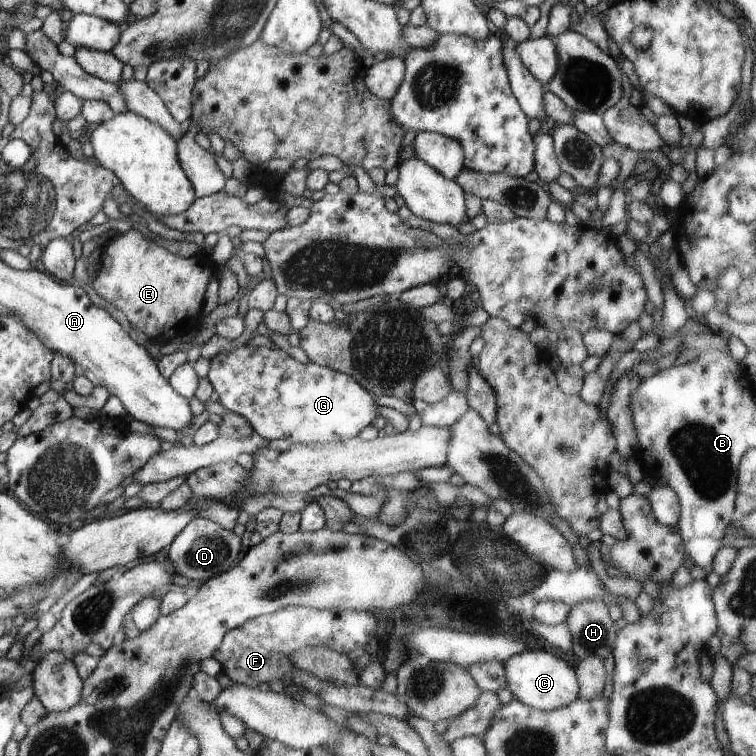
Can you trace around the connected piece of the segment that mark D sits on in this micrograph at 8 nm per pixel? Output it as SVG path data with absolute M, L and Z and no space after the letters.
M195 517L168 546L168 560L174 560L174 570L178 575L200 582L210 581L210 578L217 577L220 572L226 573L236 564L242 550L240 544L240 538L232 530L225 530L212 520Z

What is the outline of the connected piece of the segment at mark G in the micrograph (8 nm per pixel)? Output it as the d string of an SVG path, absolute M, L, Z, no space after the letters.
M245 345L234 351L220 352L210 360L208 378L214 391L220 396L219 403L229 412L248 420L255 434L266 440L286 439L296 443L341 442L358 437L378 416L378 404L356 379L332 368L322 368L317 363L300 364L286 352Z

